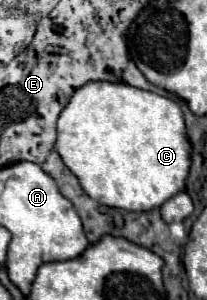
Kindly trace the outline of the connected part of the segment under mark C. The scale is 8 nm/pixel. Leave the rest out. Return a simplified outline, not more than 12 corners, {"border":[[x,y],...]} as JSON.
{"border":[[90,81],[56,152],[100,205],[184,189],[178,103]]}

